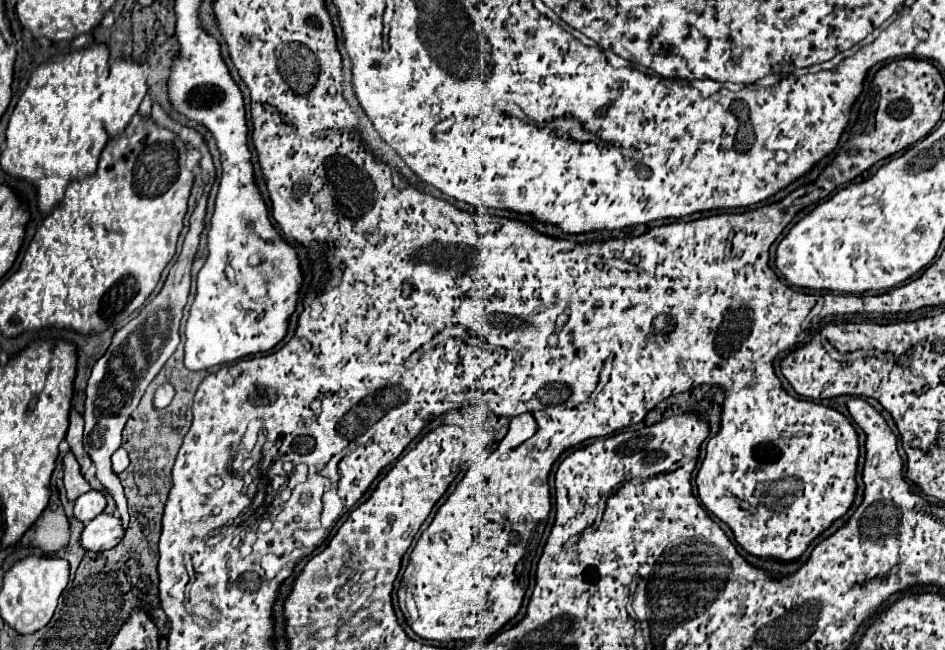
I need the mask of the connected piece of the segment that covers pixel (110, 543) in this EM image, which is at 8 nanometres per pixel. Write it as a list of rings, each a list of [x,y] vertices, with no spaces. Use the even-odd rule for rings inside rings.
[[[101,512],[97,518],[85,524],[81,534],[81,546],[91,552],[103,552],[121,542],[125,536],[125,528],[117,516],[109,516]]]

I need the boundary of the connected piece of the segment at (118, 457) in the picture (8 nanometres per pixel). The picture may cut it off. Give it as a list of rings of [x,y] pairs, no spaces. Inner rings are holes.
[[[119,448],[119,450],[113,454],[113,470],[115,470],[115,474],[121,474],[127,466],[129,466],[127,450],[125,450],[125,448]]]

